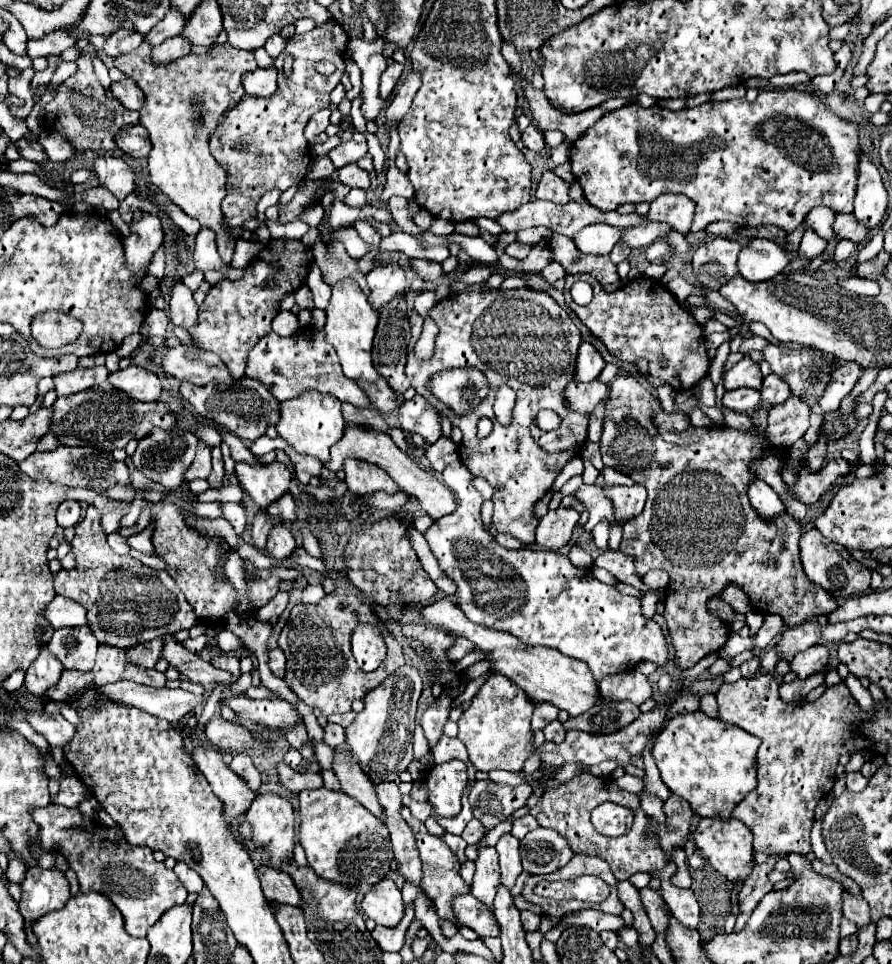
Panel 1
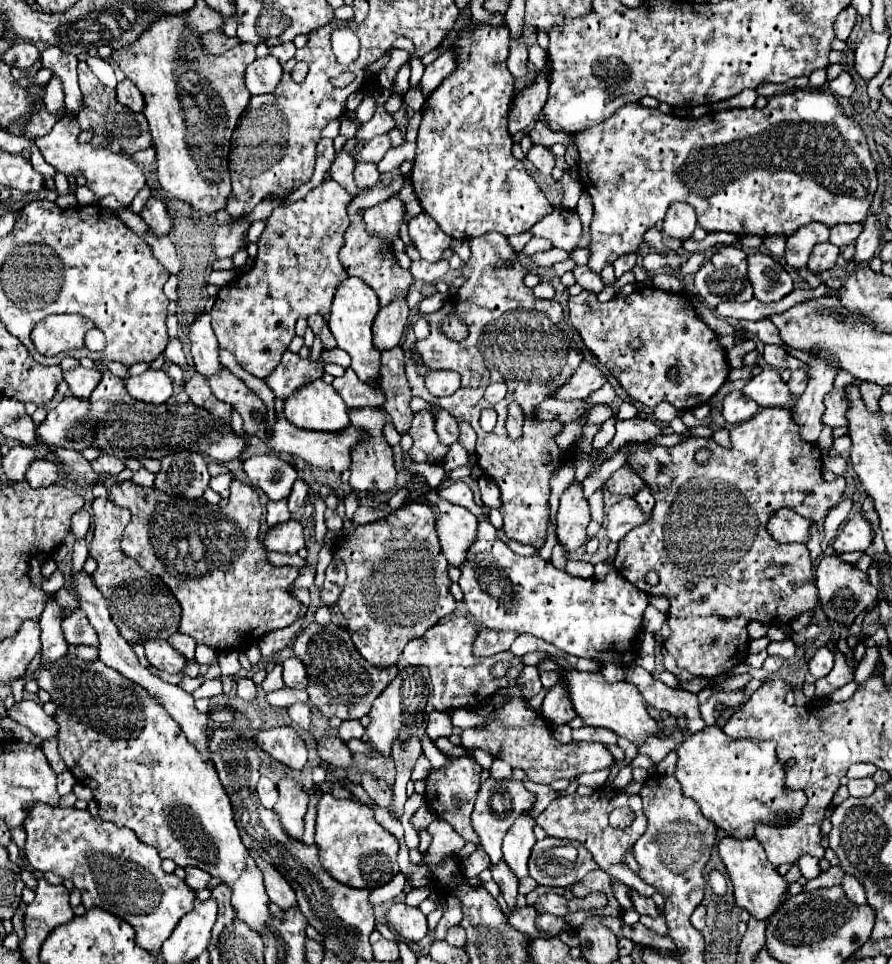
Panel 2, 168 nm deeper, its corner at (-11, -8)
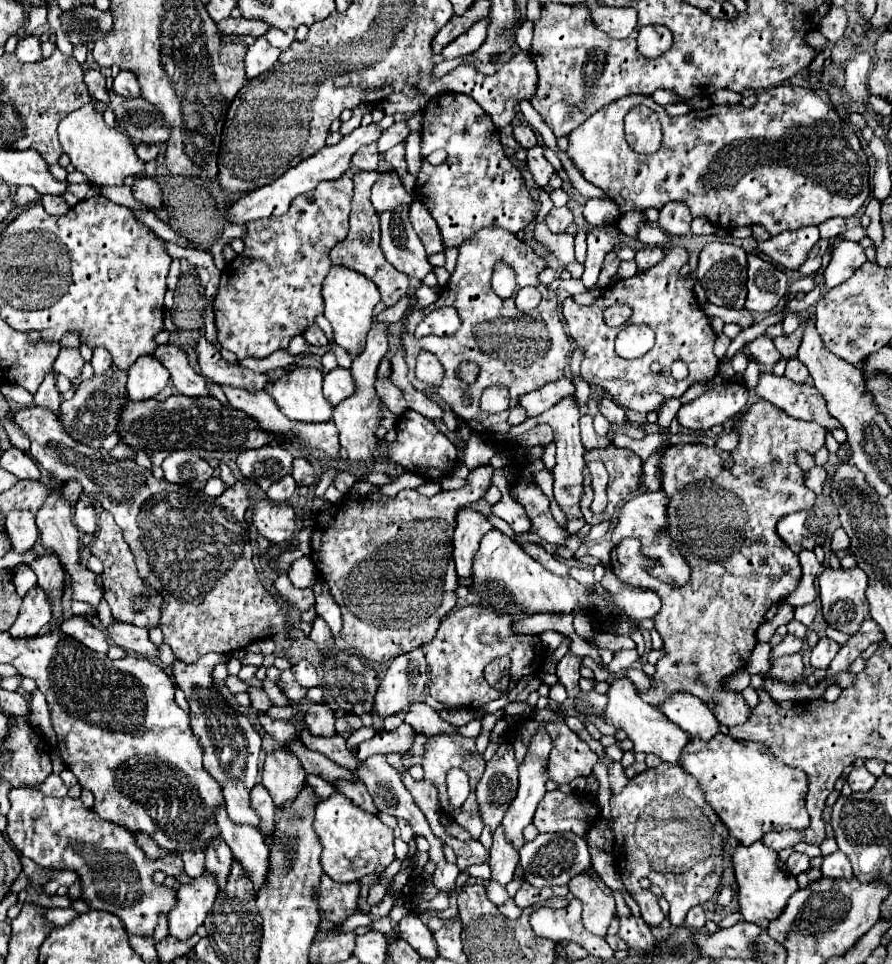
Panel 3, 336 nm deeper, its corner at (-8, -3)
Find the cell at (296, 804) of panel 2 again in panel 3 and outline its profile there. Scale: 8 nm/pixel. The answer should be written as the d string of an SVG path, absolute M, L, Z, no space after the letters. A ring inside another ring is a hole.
M289 749L267 753L261 783L269 791L277 807L283 805L287 799L295 799L303 787L303 781L305 769Z

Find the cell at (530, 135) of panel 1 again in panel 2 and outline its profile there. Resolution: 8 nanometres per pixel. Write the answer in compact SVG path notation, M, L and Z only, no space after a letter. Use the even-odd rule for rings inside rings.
M532 146L528 150L526 158L538 168L538 172L542 176L550 176L550 172L554 168L554 156L552 156L552 152L548 148L544 148L544 146Z

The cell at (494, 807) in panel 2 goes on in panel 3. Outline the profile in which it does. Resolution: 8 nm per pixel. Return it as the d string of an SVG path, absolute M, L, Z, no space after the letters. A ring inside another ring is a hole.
M499 745L495 757L487 763L487 769L477 785L477 801L483 823L493 831L501 823L507 807L517 793L517 761L513 745Z

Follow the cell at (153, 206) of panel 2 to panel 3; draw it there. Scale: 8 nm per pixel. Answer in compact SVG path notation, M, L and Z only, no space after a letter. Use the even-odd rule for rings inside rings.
M137 177L135 183L131 185L131 191L133 191L133 197L153 209L159 209L161 207L161 189L157 185L155 179L151 177Z

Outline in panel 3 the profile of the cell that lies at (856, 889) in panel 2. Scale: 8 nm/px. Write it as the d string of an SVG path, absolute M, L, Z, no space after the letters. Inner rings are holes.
M835 851L835 853L823 857L821 873L823 873L823 877L831 877L831 879L841 879L841 877L851 879L853 877L851 863L847 861L847 855L843 855L841 851Z

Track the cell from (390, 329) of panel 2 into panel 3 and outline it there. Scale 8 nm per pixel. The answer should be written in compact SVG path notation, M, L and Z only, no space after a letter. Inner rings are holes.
M377 323L373 325L373 329L367 335L367 345L363 349L363 353L353 359L351 365L351 377L355 377L355 393L351 397L347 397L347 401L341 401L335 409L333 409L333 421L339 429L339 441L341 447L347 449L349 459L351 461L365 461L367 457L371 457L377 449L377 439L375 439L375 429L381 423L381 401L377 399L375 393L375 377L377 377L377 367L381 363L381 359L385 357L387 349L389 349L389 333L387 333L387 325L385 323Z

